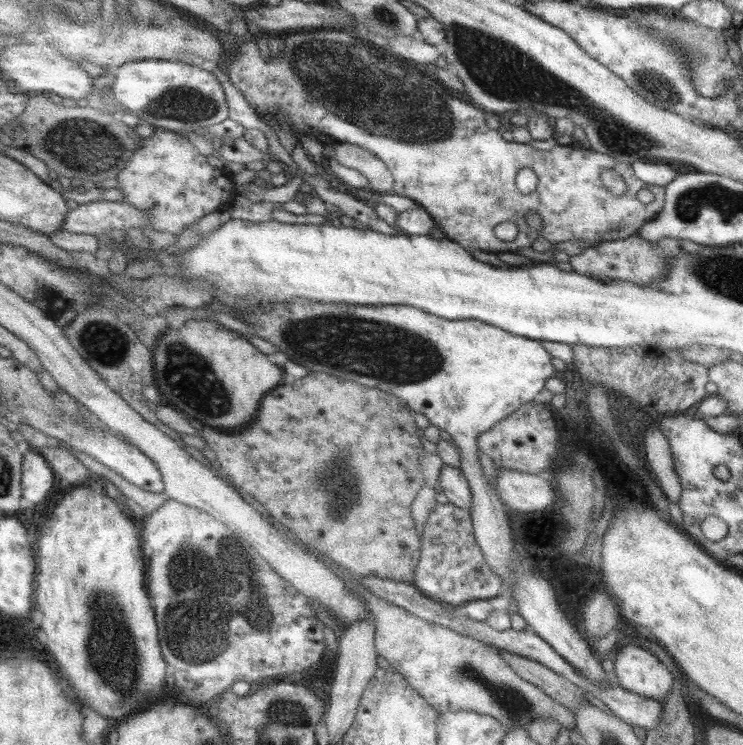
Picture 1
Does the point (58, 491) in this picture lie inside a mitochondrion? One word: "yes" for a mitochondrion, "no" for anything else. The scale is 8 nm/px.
no

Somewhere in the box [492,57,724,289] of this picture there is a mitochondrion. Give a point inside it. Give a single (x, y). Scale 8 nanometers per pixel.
(655, 83)

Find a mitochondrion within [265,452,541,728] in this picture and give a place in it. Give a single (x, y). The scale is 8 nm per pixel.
(511, 699)

